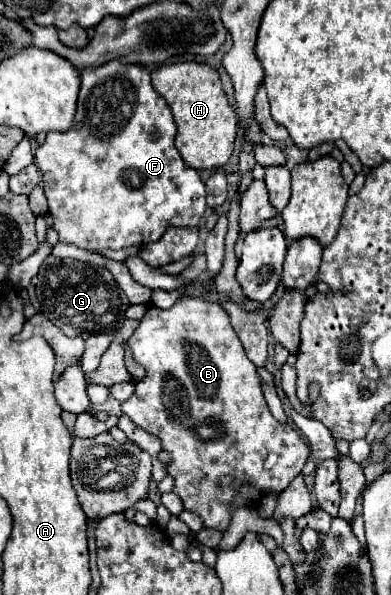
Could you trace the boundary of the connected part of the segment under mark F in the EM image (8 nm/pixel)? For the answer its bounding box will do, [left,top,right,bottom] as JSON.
[35,63,205,251]

